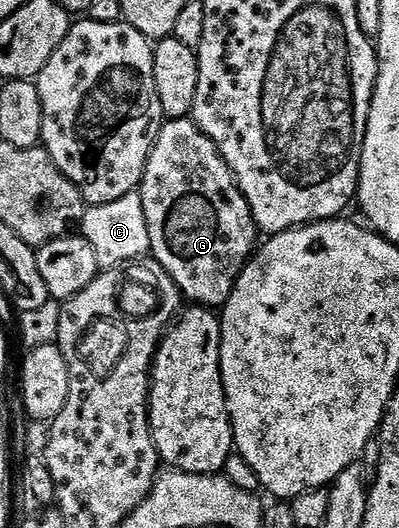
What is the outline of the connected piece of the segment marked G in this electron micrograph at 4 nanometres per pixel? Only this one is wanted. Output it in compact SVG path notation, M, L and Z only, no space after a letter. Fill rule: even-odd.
M182 118L179 120L166 119L161 125L161 131L157 134L157 139L153 142L153 148L149 151L149 160L145 164L145 175L141 177L139 185L141 202L143 204L143 214L147 230L149 231L149 251L152 259L157 259L156 263L163 269L164 275L170 276L181 290L182 297L186 301L192 302L197 306L221 306L228 300L233 292L233 286L237 281L245 265L249 263L255 249L258 247L259 229L253 220L253 215L249 209L249 204L245 200L245 195L237 187L237 180L233 176L232 170L221 156L221 149L210 136L204 136L201 127L193 123L192 119Z

